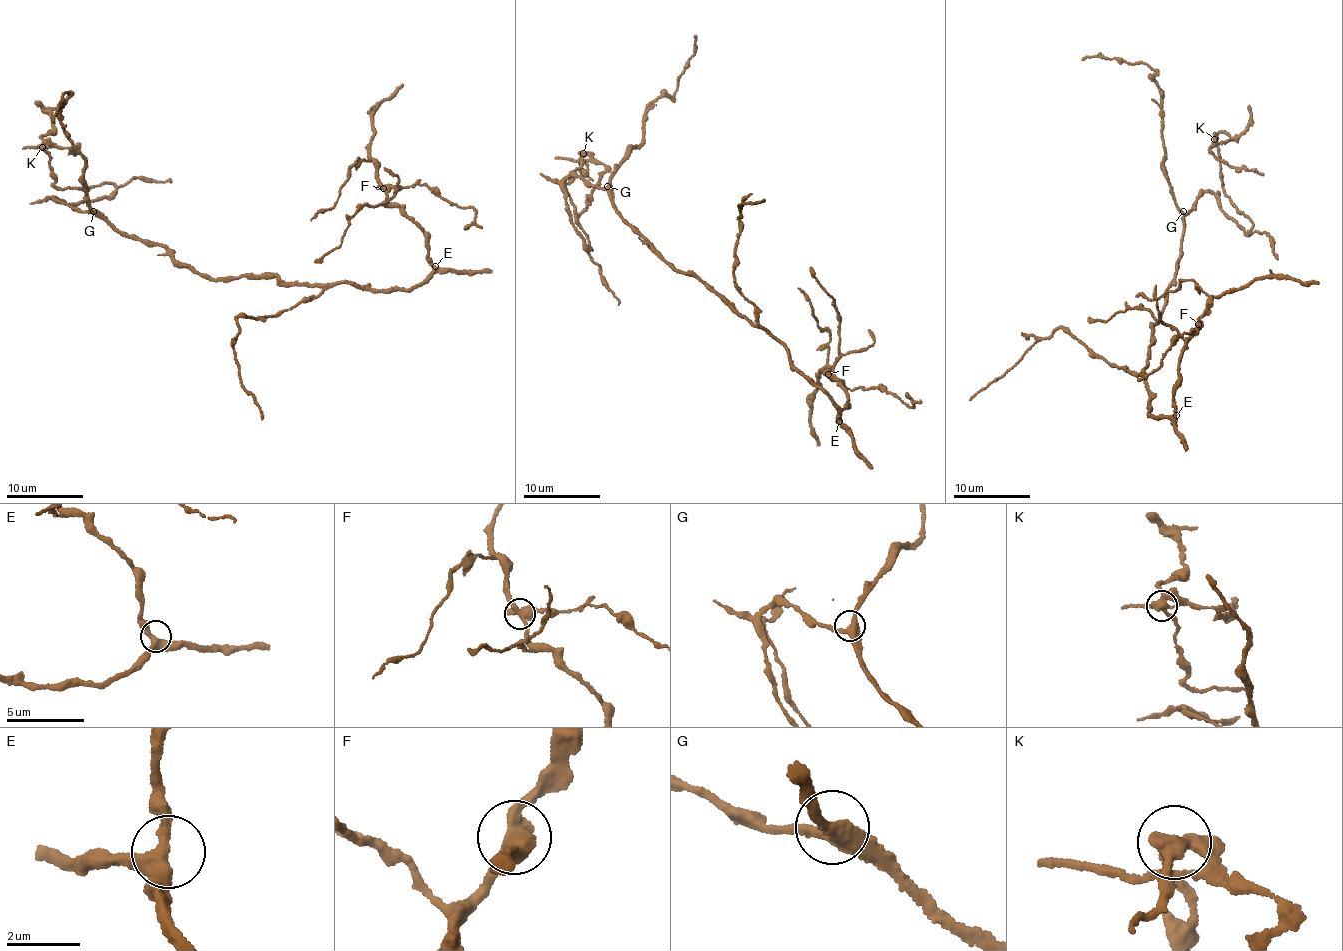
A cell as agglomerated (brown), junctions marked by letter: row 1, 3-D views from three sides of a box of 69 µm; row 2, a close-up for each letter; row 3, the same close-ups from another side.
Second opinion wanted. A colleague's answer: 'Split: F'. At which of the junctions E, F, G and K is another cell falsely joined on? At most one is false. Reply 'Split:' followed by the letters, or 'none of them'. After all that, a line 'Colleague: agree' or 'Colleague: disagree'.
Split: F
Colleague: agree

